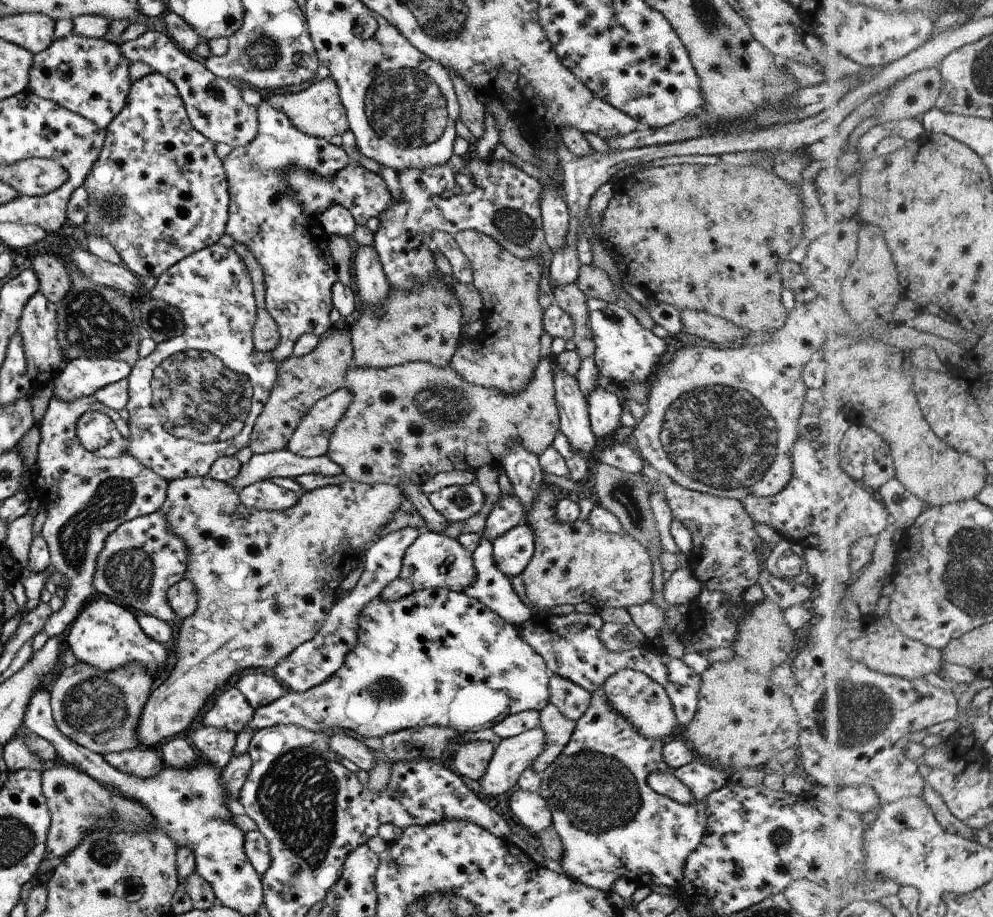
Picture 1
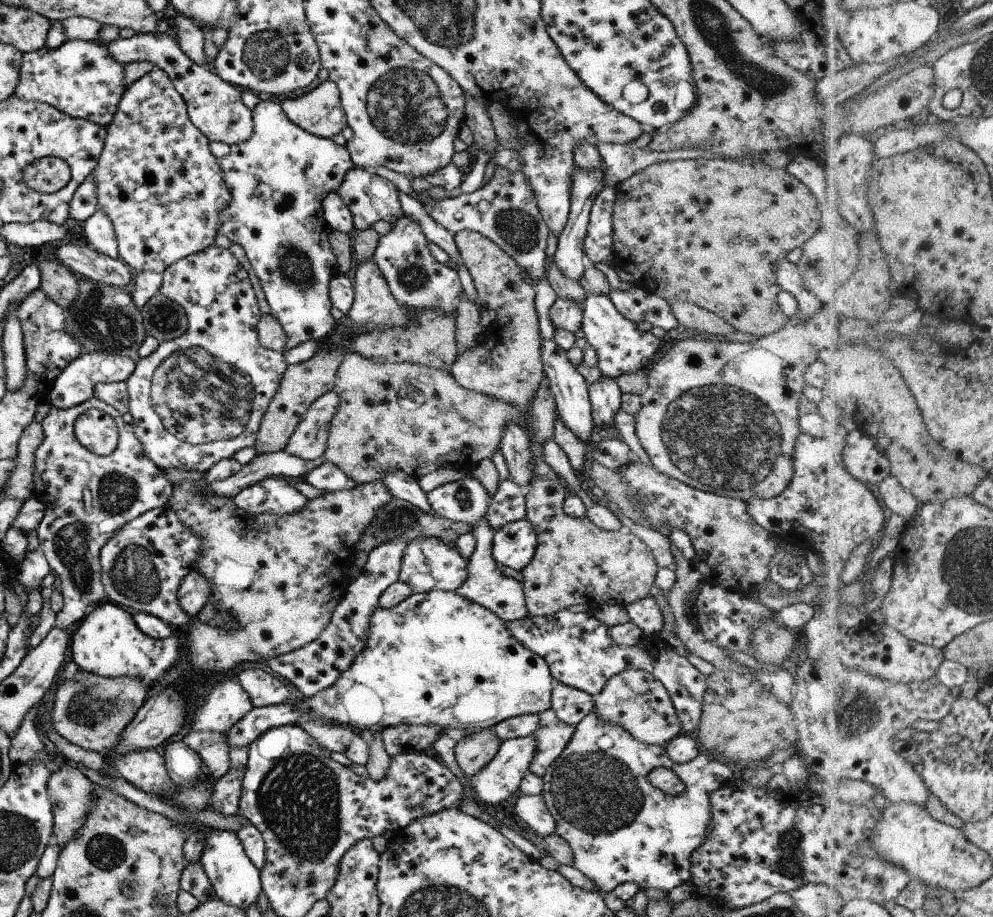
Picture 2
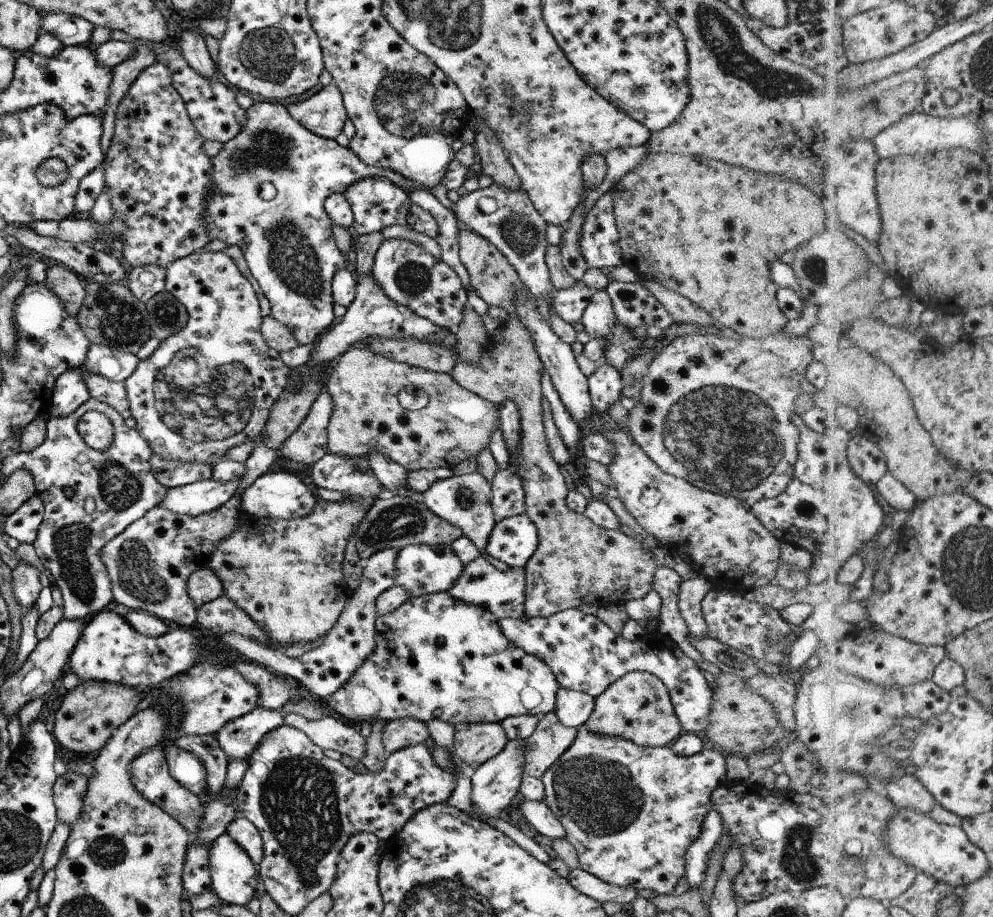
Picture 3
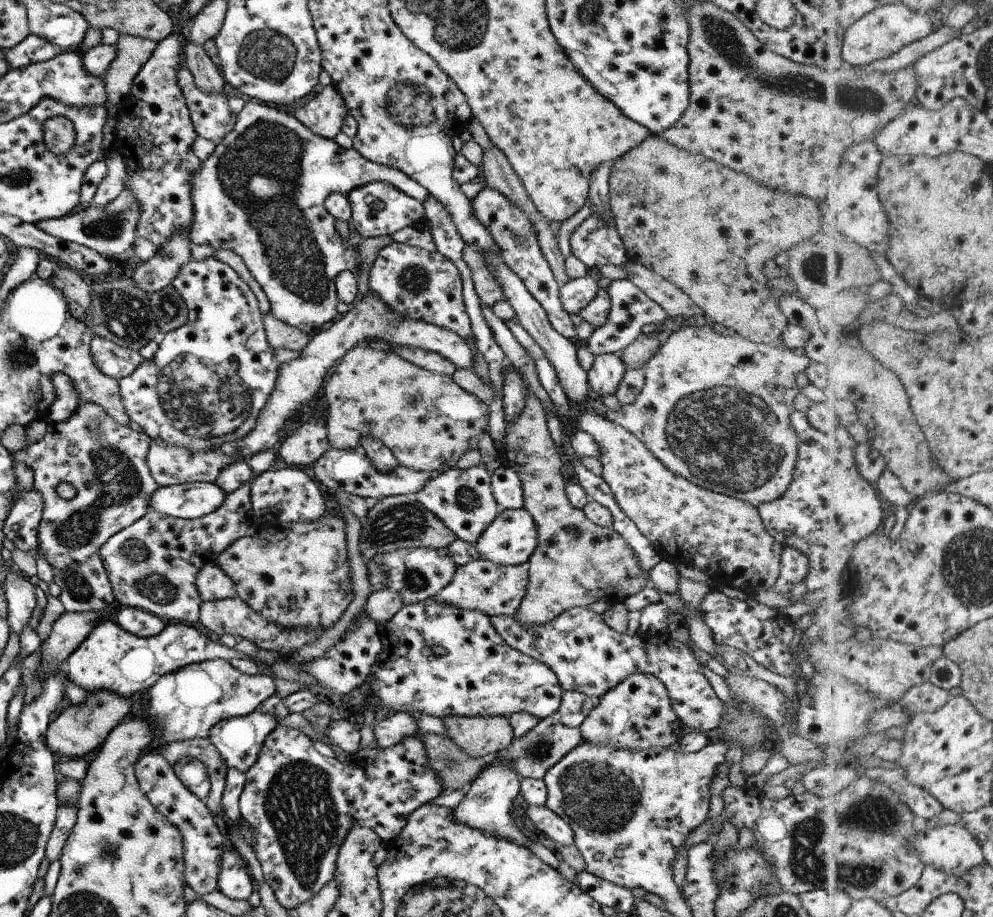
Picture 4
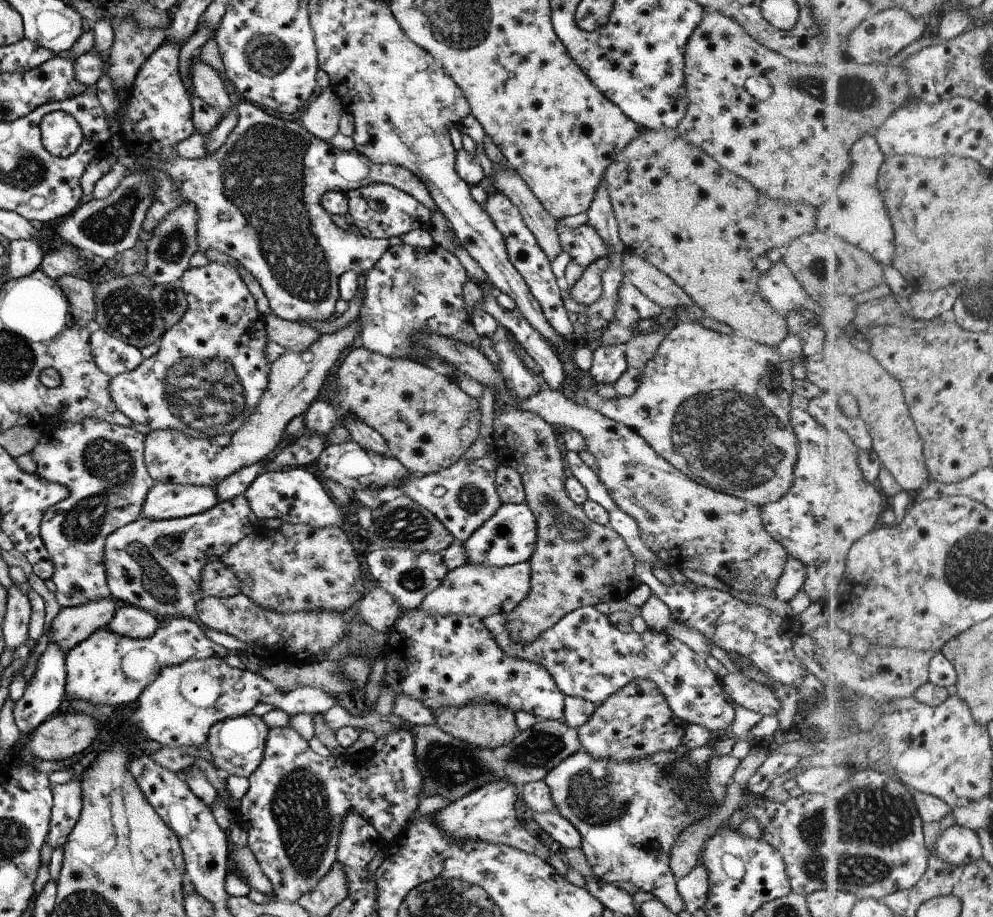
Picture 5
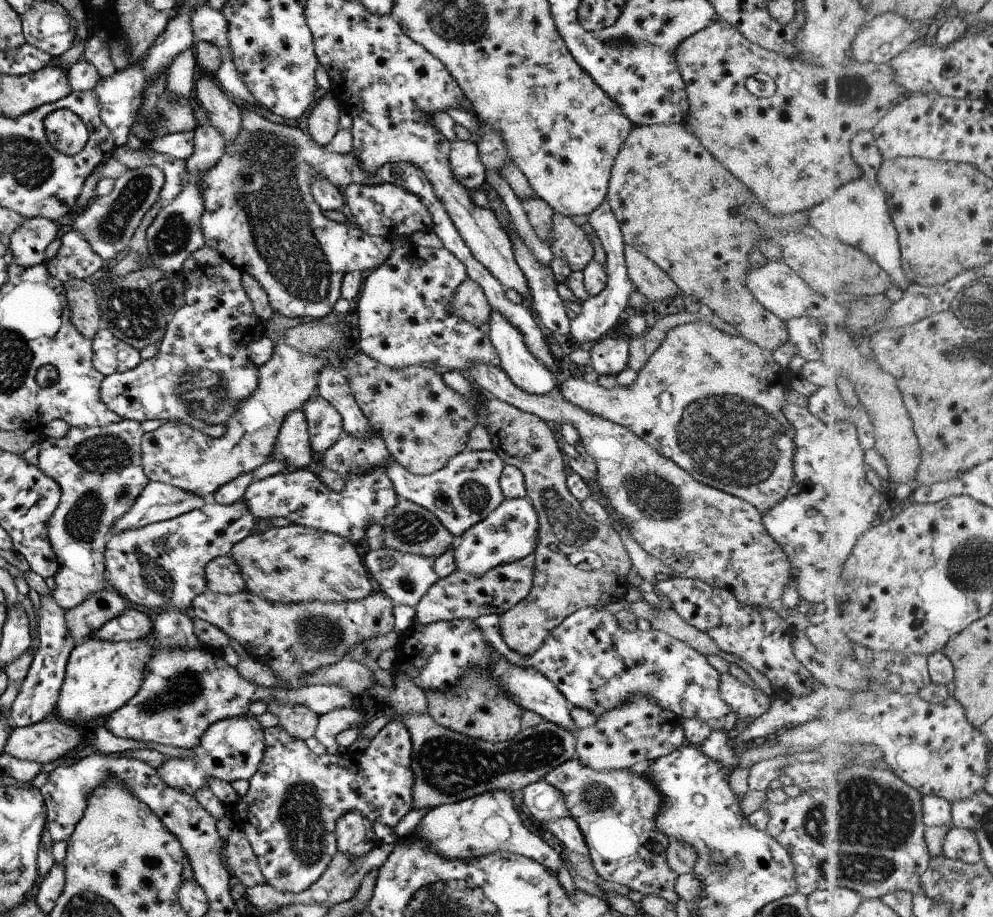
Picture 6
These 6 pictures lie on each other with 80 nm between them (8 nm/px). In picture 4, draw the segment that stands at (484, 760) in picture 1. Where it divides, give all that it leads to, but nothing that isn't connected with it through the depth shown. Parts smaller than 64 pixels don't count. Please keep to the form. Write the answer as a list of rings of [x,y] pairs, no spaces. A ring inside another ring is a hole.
[[[443,717],[446,736],[468,757],[496,755],[513,741],[506,717]]]

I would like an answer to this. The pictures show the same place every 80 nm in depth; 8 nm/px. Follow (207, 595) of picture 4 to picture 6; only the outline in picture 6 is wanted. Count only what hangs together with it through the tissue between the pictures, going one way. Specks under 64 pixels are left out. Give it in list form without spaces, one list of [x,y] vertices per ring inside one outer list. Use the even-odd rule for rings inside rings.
[[[229,556],[210,560],[204,568],[204,577],[207,590],[213,594],[232,595],[245,590],[241,573]]]

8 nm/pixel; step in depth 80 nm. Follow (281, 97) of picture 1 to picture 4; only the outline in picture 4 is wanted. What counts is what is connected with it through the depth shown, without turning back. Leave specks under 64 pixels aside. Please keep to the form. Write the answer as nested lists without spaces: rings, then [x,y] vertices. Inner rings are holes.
[[[333,84],[324,86],[321,92],[293,112],[293,116],[313,134],[329,140],[340,132],[347,114],[344,100]]]

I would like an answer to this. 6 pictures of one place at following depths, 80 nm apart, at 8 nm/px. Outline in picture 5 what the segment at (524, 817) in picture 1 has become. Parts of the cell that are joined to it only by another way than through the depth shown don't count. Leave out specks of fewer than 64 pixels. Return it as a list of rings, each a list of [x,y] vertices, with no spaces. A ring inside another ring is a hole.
[[[557,811],[534,812],[532,819],[550,836],[550,840],[559,844],[560,850],[580,848],[579,833]]]

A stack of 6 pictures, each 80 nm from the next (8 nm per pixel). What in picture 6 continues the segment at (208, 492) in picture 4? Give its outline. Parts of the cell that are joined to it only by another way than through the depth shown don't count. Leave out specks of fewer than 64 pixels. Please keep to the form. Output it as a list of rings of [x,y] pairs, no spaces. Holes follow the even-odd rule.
[[[149,481],[128,511],[112,524],[108,536],[122,530],[141,528],[149,523],[178,517],[201,508],[206,499],[173,485]]]

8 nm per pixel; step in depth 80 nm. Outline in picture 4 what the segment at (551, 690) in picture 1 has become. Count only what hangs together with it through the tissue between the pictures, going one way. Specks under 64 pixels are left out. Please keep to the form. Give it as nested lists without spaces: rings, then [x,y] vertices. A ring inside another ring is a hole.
[[[562,691],[556,714],[559,722],[566,727],[578,727],[589,711],[598,703],[580,692]]]

